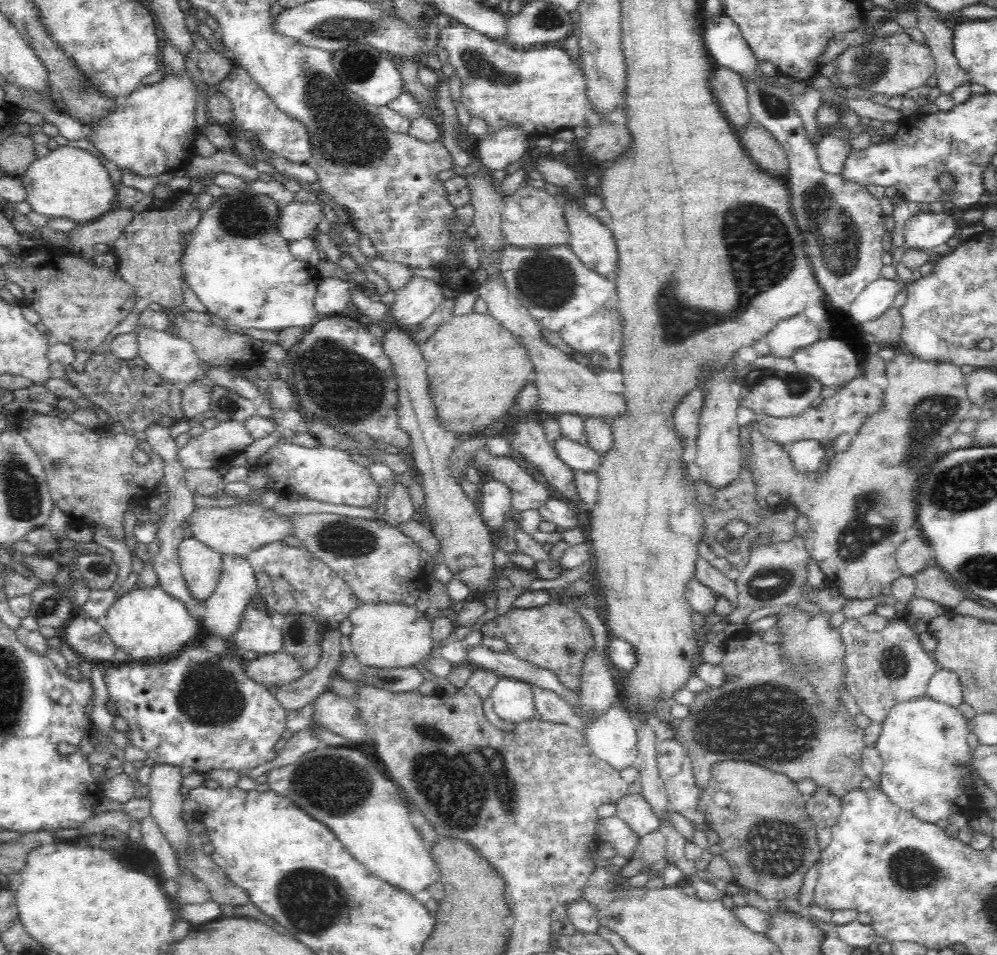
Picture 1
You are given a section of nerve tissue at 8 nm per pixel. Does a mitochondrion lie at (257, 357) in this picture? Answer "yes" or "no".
no

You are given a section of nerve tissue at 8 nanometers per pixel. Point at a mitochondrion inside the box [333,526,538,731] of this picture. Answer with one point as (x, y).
(382, 677)

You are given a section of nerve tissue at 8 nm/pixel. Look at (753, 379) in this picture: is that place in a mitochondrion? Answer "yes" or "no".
yes

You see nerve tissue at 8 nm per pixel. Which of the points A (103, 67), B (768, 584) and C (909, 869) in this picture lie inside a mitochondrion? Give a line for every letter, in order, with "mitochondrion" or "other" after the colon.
A: mitochondrion
B: mitochondrion
C: mitochondrion

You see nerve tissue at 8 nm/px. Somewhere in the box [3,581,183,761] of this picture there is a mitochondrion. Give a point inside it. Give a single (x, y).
(49, 607)

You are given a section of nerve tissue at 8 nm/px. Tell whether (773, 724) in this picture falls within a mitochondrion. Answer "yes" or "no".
yes

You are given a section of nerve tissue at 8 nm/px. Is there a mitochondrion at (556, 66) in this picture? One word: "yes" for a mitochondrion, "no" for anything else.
no

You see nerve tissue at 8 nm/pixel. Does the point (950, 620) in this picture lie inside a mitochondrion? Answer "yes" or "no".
no

